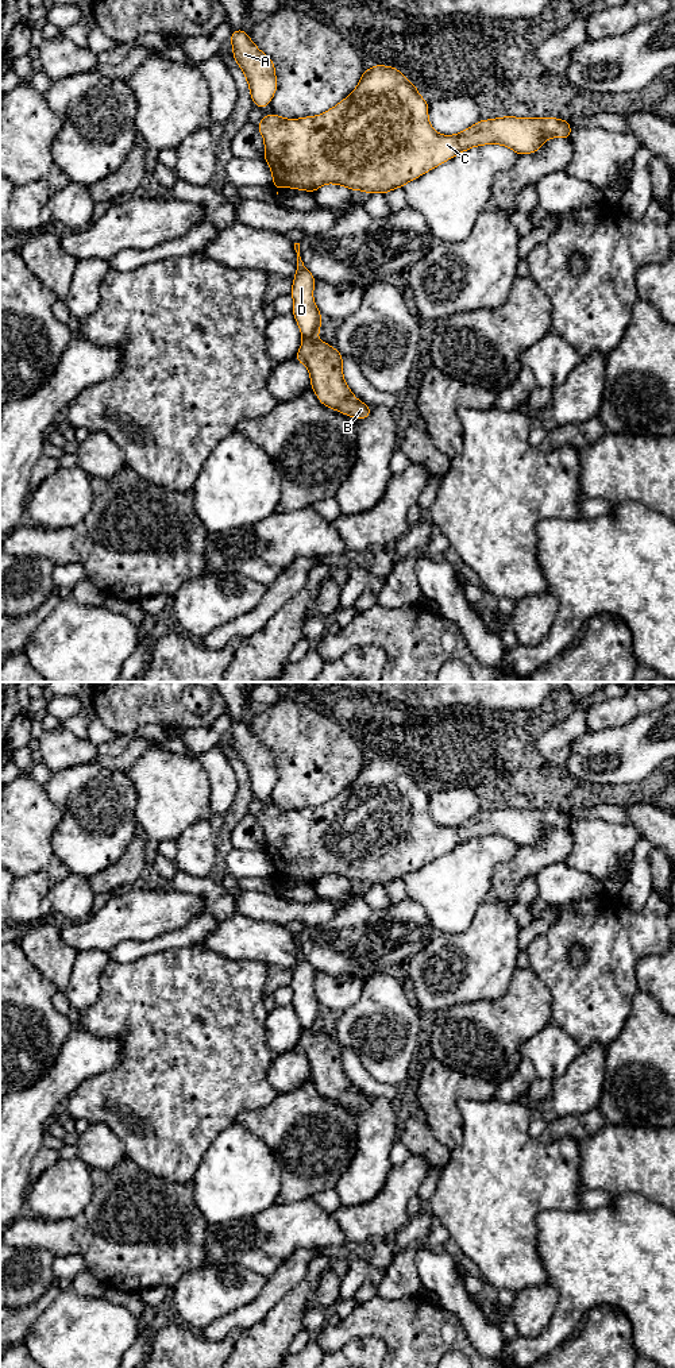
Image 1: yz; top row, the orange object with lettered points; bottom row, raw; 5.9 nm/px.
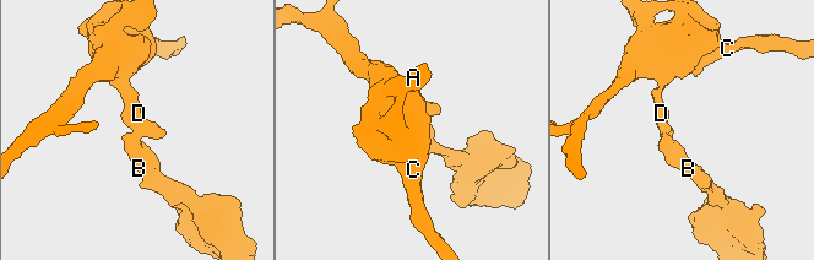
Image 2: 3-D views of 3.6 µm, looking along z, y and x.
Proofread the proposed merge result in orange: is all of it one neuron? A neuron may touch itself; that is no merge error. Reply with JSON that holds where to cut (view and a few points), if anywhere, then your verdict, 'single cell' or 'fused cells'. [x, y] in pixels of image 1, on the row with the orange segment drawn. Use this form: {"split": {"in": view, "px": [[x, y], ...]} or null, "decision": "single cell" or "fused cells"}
{"split": {"in": "yz", "px": [[313, 336], [304, 339]]}, "decision": "fused cells"}

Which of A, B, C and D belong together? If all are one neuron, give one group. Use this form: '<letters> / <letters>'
A C D / B

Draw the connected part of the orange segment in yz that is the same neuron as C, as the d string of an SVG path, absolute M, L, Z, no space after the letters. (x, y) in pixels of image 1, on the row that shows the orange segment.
M374 65L363 70L354 92L317 116L284 119L265 116L258 130L265 140L263 158L273 174L273 186L315 193L324 184L370 194L404 188L452 157L482 144L502 144L517 155L536 153L548 138L570 140L571 124L555 117L495 117L479 120L456 135L440 135L428 120L429 104L397 68Z

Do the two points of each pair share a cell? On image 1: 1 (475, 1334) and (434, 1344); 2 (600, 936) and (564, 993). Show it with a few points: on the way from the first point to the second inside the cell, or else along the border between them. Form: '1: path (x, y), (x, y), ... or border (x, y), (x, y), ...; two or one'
1: border (448, 1310), (456, 1317), (467, 1340), (478, 1353); two
2: path (600, 951), (600, 959), (579, 979); one

